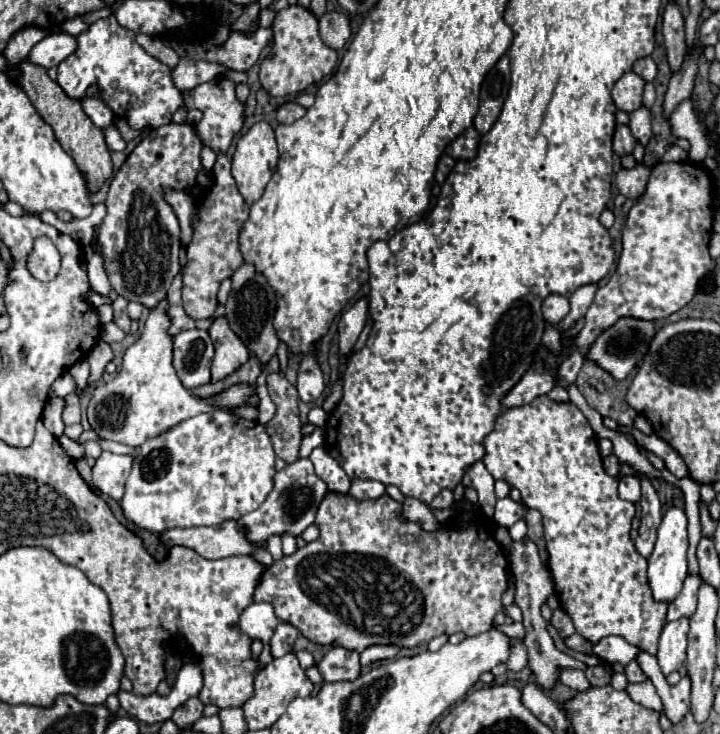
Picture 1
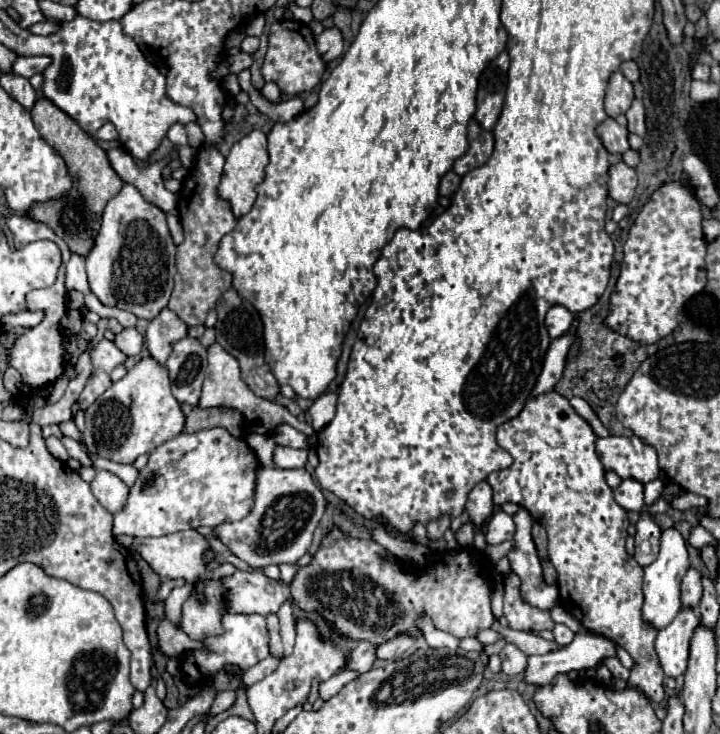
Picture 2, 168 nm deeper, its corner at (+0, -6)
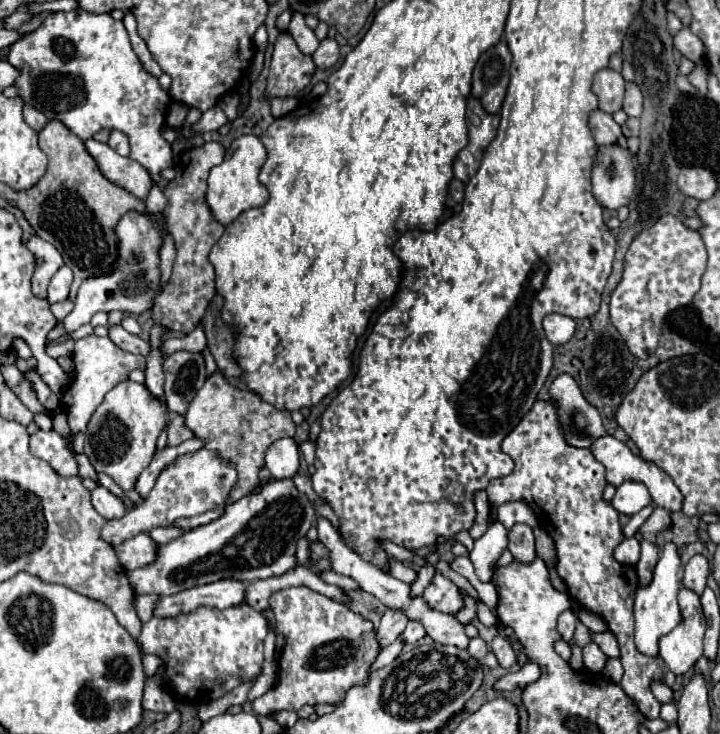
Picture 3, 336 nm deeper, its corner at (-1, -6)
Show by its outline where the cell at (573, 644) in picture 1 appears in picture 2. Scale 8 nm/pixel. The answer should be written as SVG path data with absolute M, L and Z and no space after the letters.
M499 620L493 622L491 626L495 632L499 632L503 636L505 642L511 642L515 644L521 652L525 652L527 656L531 654L547 654L551 650L559 650L559 646L555 642L547 642L543 640L541 636L535 636L535 634L527 634L527 632L519 632L519 630L513 630L513 628L503 628L499 624Z

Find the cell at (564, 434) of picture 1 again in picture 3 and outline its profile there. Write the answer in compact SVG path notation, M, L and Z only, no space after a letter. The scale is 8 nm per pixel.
M538 400L532 406L532 410L520 420L520 424L504 438L502 450L514 460L514 470L504 478L494 478L488 484L486 494L492 506L500 506L510 500L520 500L534 510L540 528L546 530L556 544L556 556L558 556L556 570L560 578L566 582L570 598L578 602L582 608L586 608L588 612L600 616L606 622L608 630L620 642L620 662L624 666L624 676L620 686L636 702L636 706L640 706L640 712L644 716L658 718L662 704L652 694L652 682L664 680L664 662L660 658L644 656L634 644L634 598L636 598L636 590L640 588L640 580L634 568L630 572L630 568L626 568L614 558L614 548L624 540L624 534L618 520L618 512L602 496L606 486L604 466L594 458L590 448L576 448L566 442L556 412L558 408L552 400Z

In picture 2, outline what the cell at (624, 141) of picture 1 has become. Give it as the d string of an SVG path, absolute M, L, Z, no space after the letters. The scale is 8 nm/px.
M605 118L599 126L597 126L597 136L603 142L603 146L611 152L611 154L623 154L625 150L629 150L629 142L627 142L627 128L619 126L613 118Z

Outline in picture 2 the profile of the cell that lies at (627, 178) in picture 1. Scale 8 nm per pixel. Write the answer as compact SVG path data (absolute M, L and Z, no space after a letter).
M617 162L609 166L609 196L619 204L629 204L635 188L637 188L637 174L625 162Z

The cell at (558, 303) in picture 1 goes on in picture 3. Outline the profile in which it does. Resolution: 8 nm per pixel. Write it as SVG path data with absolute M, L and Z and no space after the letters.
M548 314L544 318L544 330L552 344L564 344L574 334L574 320L564 314Z

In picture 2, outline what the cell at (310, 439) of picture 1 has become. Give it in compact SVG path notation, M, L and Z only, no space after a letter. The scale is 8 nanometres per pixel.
M277 446L273 452L273 466L275 468L303 468L307 462L307 450L295 450L287 446Z

